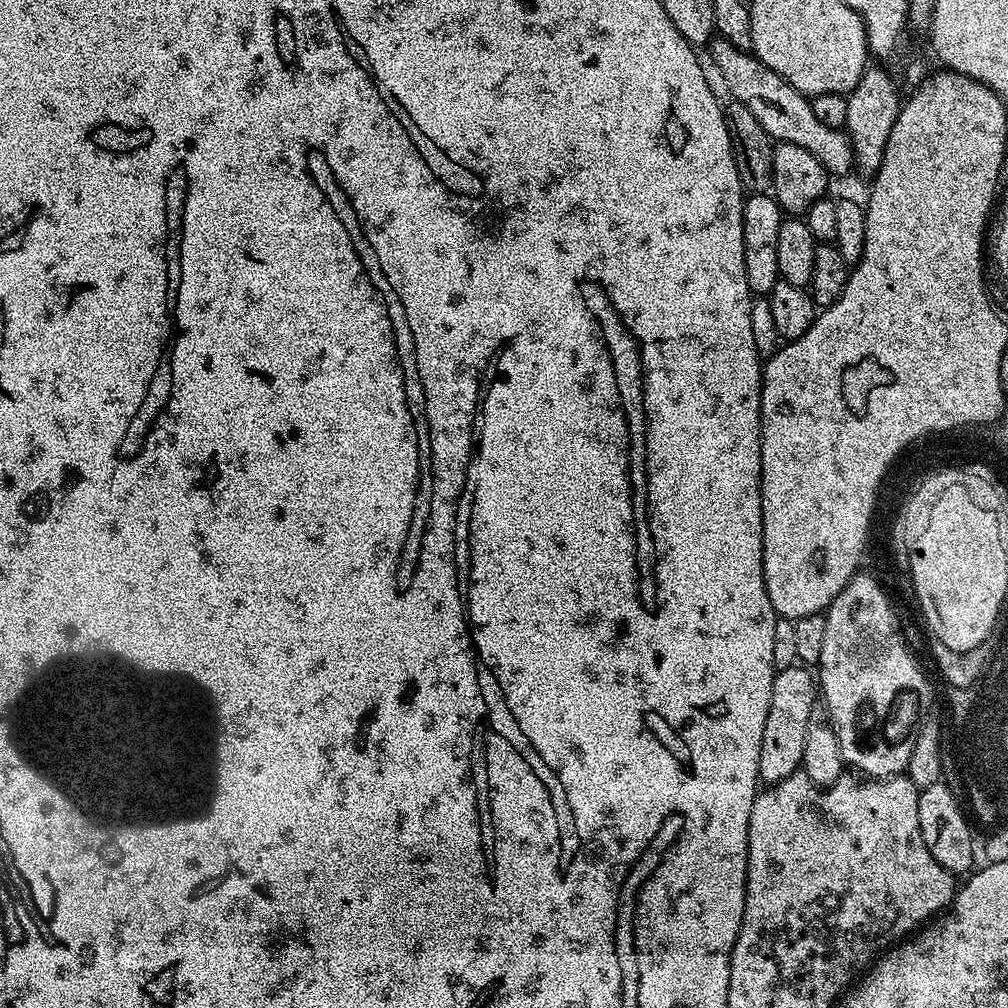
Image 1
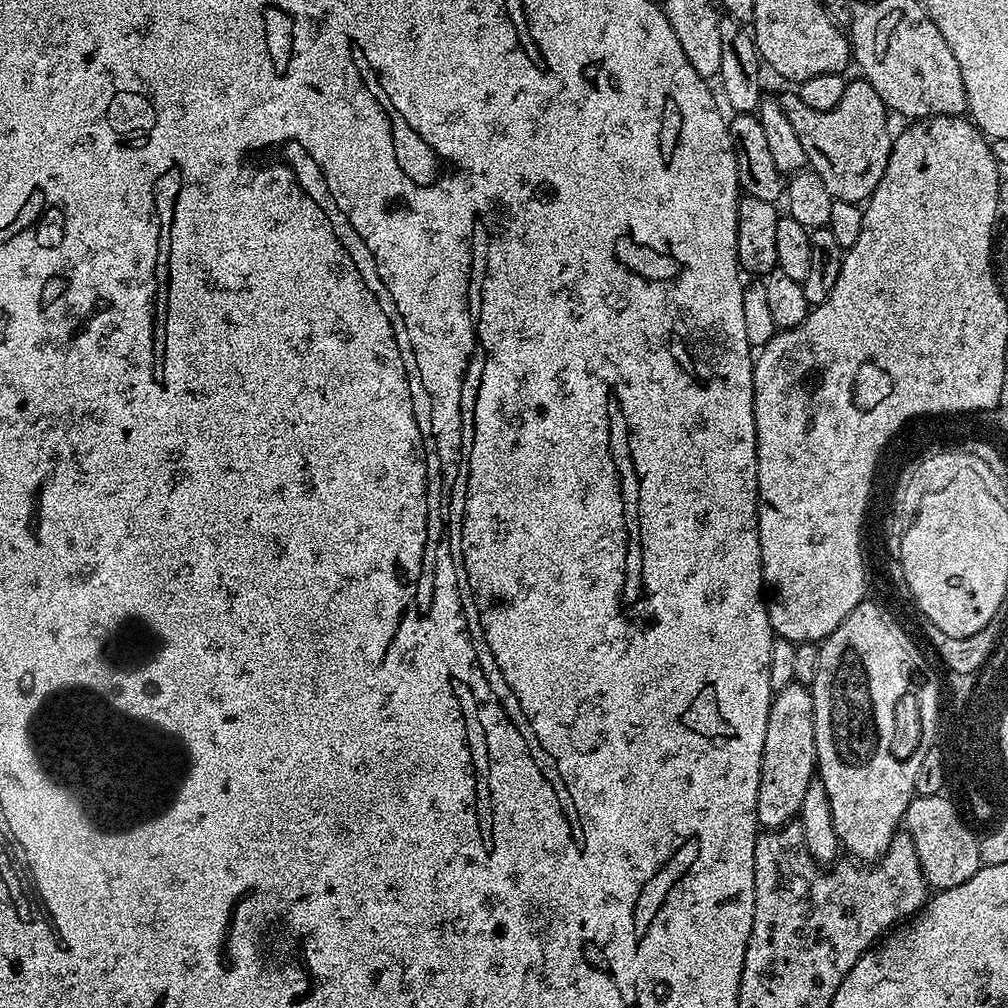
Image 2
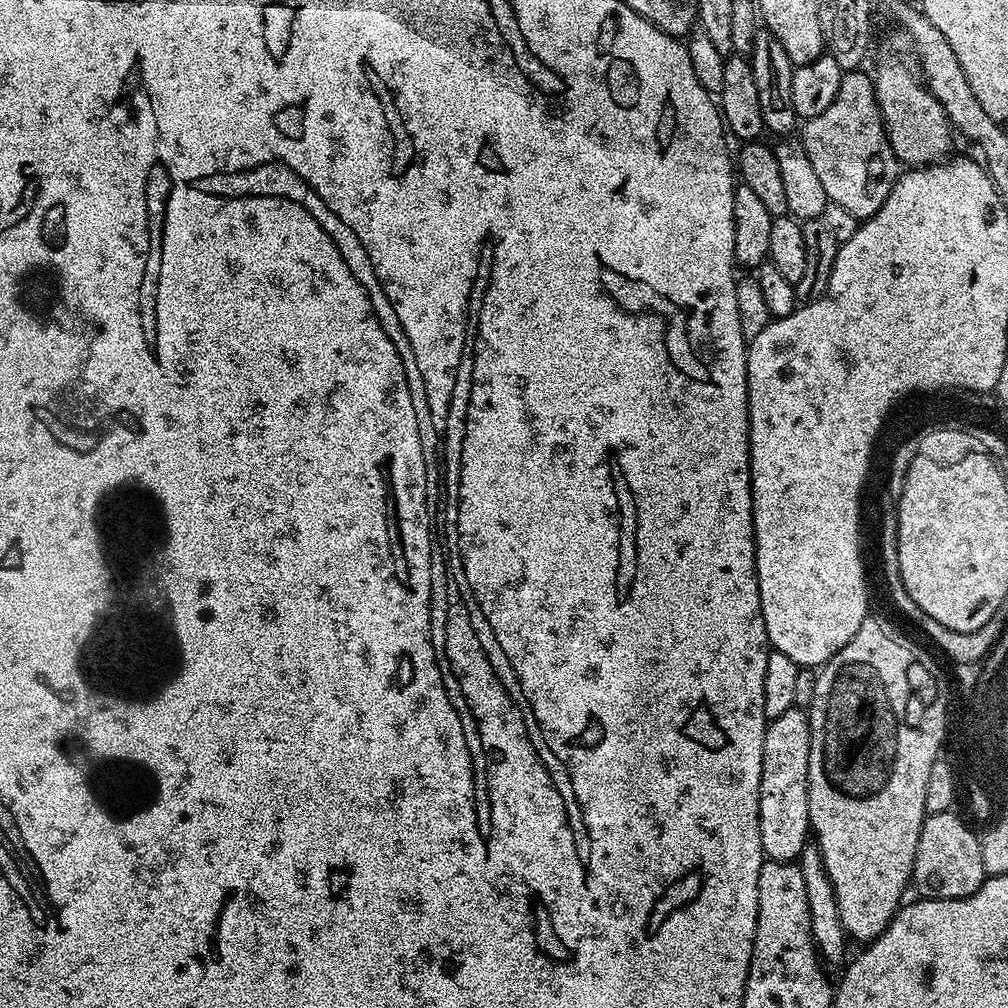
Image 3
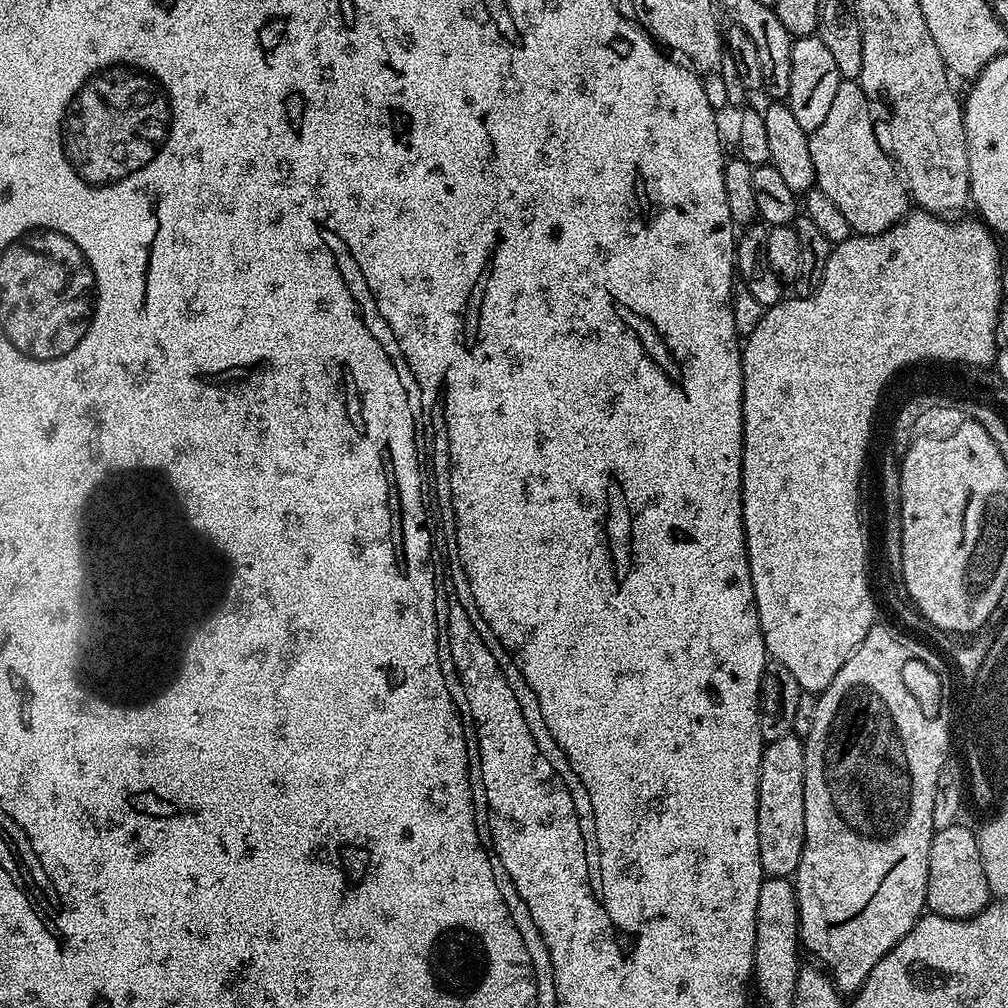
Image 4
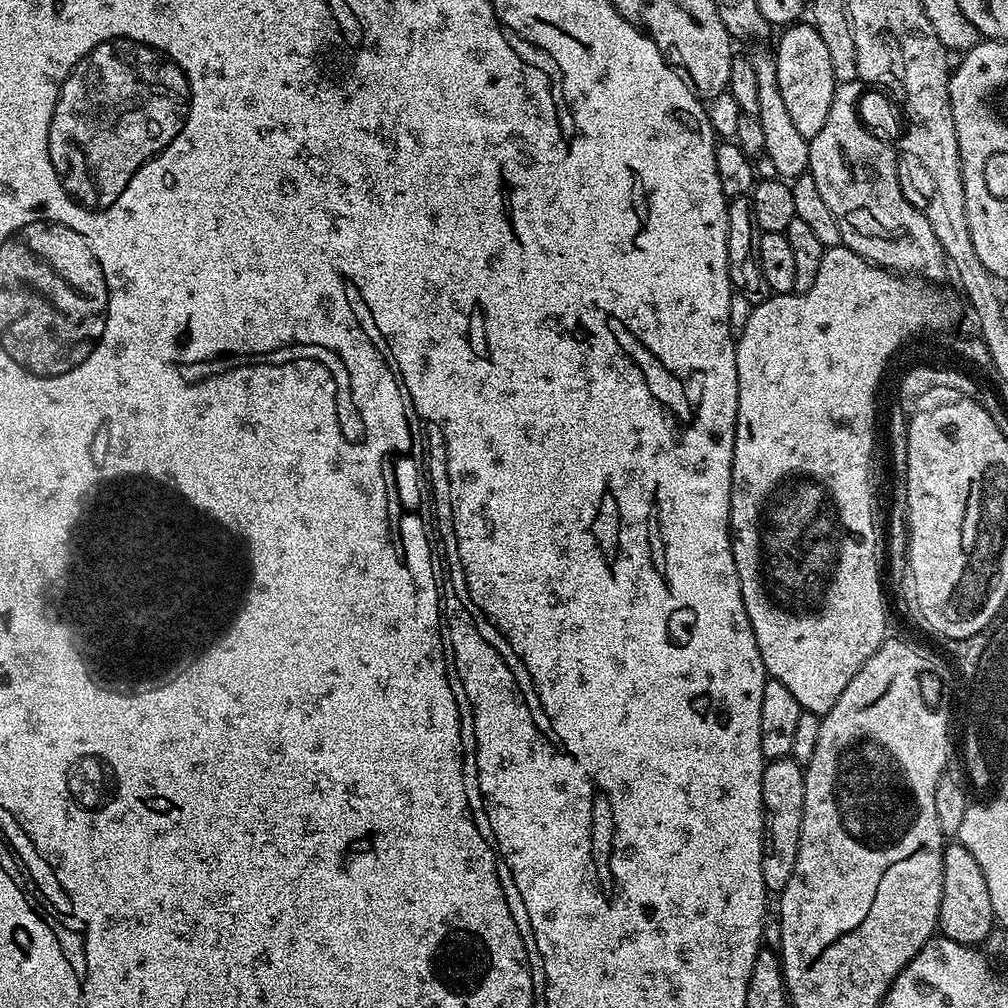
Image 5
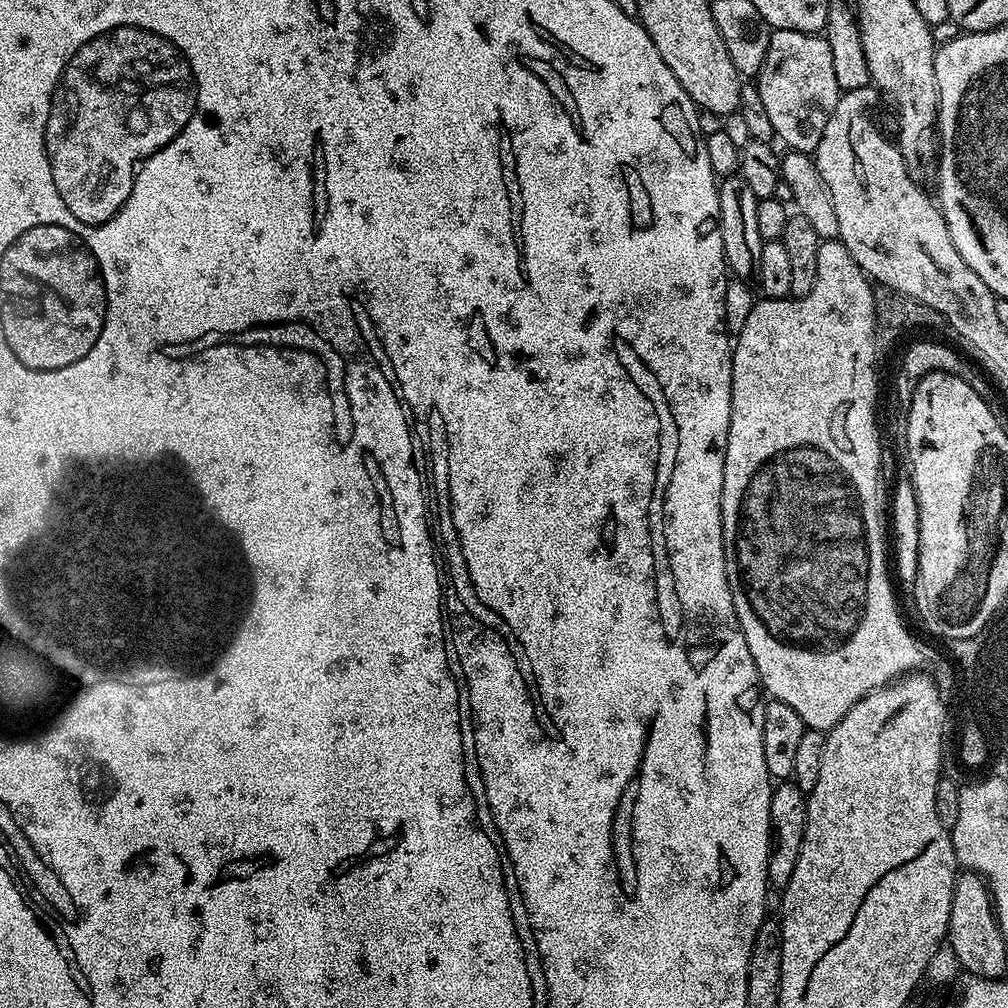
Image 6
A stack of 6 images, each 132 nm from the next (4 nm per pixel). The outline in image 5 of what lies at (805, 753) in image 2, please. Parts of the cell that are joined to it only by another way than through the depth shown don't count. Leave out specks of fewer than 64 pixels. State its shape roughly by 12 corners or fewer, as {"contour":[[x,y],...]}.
{"contour":[[765,763],[762,874],[779,894],[794,874],[804,768]]}

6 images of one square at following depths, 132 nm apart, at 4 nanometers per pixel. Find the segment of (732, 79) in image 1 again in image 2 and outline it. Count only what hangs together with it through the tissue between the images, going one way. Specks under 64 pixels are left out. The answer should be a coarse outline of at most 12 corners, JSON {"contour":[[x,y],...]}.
{"contour":[[863,78],[842,102],[779,102],[832,199],[867,201],[894,139]]}

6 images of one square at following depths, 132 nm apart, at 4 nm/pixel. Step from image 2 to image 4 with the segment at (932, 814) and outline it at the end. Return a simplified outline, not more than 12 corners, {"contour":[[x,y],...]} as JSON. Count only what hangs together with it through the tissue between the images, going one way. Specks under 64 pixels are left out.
{"contour":[[964,822],[933,831],[927,911],[987,908],[988,871]]}

